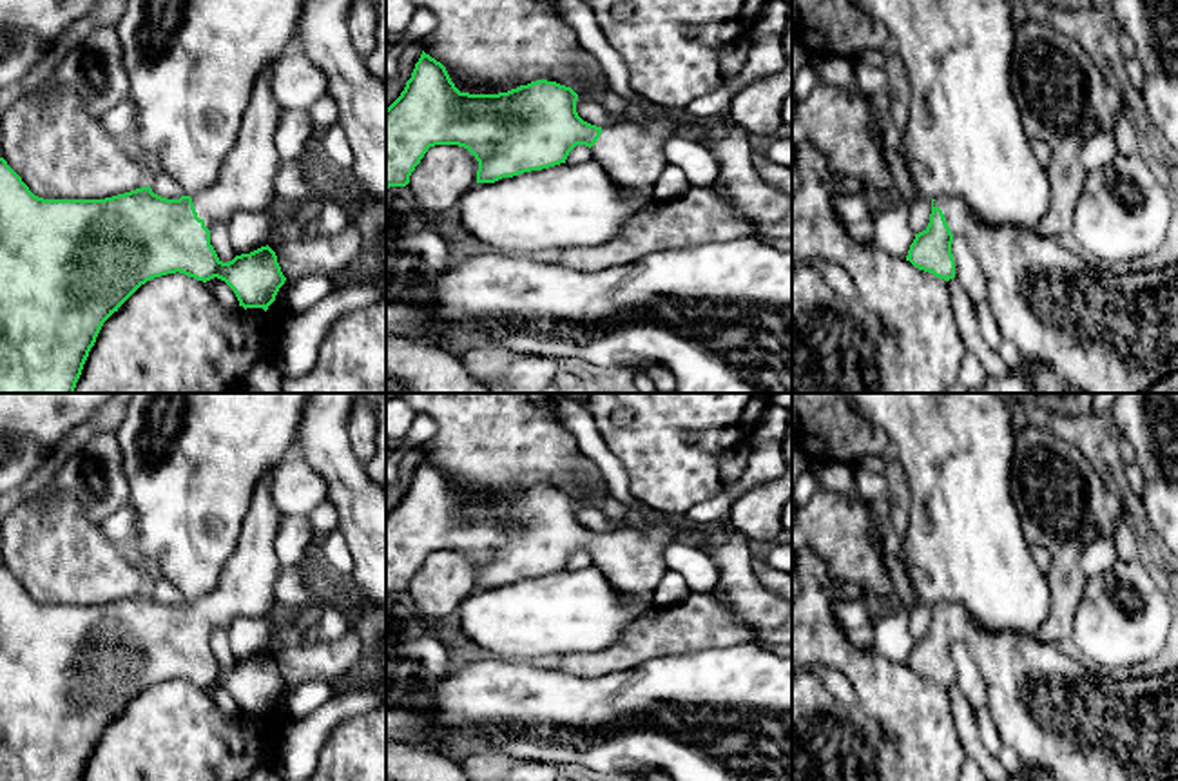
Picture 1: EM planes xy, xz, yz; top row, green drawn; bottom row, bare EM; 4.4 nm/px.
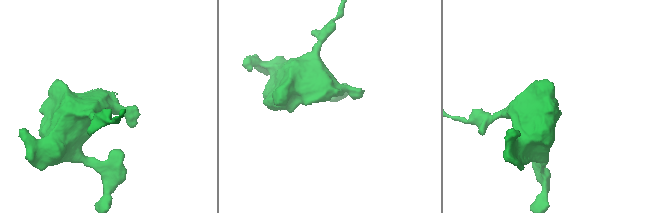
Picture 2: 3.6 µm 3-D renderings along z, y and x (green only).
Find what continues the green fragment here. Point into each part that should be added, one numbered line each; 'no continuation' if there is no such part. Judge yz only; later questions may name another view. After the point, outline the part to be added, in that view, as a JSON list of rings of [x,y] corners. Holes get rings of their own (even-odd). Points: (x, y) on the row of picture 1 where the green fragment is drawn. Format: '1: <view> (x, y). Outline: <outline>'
1: yz (1099, 330). Outline: [[[937,196],[933,207],[939,207],[953,236],[964,236],[984,274],[988,303],[999,324],[1004,341],[1011,341],[1020,357],[1029,362],[1044,364],[1060,382],[1075,393],[1144,393],[1151,384],[1178,371],[1178,263],[1154,272],[1125,272],[1120,268],[1091,266],[1071,250],[1064,248],[1055,237],[1042,237],[1038,232],[1019,227],[986,227],[971,207],[957,196]]]

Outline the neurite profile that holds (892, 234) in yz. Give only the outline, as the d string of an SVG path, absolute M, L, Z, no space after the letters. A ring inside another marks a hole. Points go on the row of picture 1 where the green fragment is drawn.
M893 201L874 216L874 232L870 245L890 254L892 257L906 259L910 245L915 239L910 228L910 205Z

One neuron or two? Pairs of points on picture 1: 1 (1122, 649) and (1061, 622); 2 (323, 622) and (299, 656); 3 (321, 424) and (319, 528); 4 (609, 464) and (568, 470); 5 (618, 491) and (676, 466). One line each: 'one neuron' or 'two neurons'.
1: two neurons
2: two neurons
3: two neurons
4: two neurons
5: two neurons

